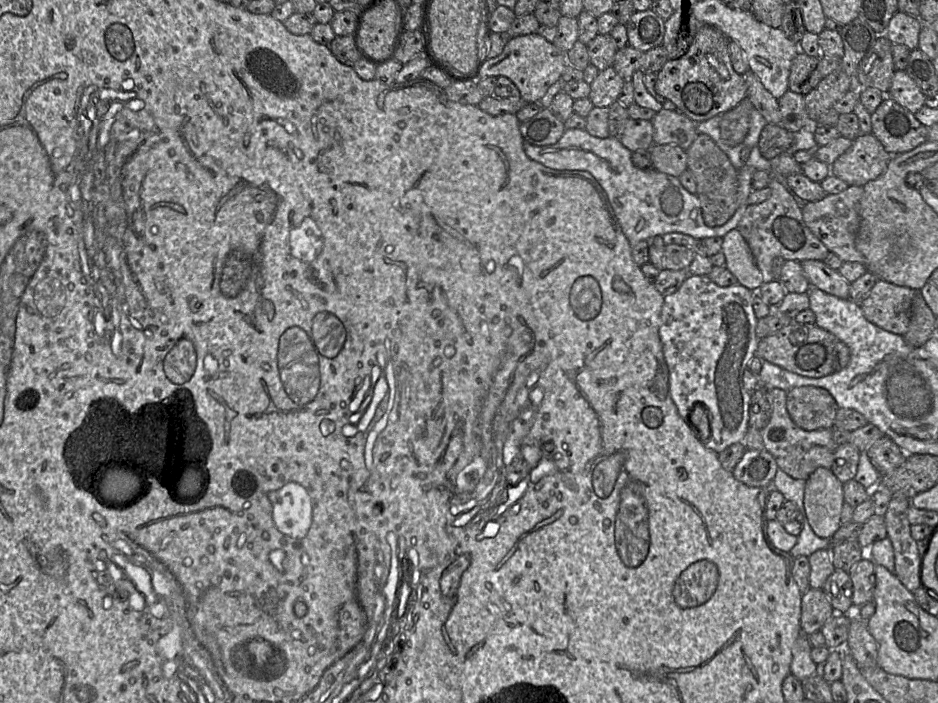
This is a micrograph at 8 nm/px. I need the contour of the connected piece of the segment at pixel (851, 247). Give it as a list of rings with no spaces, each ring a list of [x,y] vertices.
[[[848,186],[837,194],[825,195],[824,198],[802,204],[804,222],[812,234],[843,262],[857,262],[865,265],[864,256],[856,249],[855,240],[860,227],[860,202],[863,186]]]

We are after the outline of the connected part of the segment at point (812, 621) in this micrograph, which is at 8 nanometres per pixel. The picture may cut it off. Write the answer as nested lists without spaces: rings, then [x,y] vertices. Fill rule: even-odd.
[[[810,589],[802,595],[800,626],[802,634],[821,631],[835,611],[822,589]]]

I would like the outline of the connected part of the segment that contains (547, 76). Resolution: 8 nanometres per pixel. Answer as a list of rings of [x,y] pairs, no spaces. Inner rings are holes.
[[[538,33],[510,37],[502,52],[494,57],[478,61],[476,74],[479,78],[506,77],[518,88],[520,97],[526,103],[538,102],[554,83],[561,81],[561,75],[568,64],[566,53],[547,41]]]

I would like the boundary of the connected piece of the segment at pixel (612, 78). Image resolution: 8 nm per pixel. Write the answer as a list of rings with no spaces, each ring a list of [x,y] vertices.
[[[612,66],[601,70],[590,84],[588,98],[595,107],[609,107],[620,95],[624,81]]]

